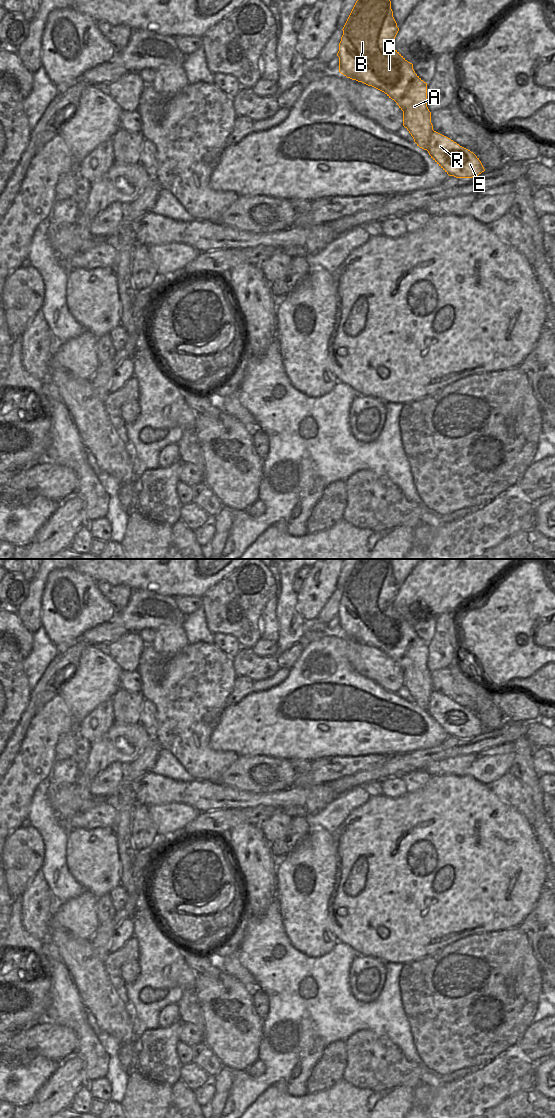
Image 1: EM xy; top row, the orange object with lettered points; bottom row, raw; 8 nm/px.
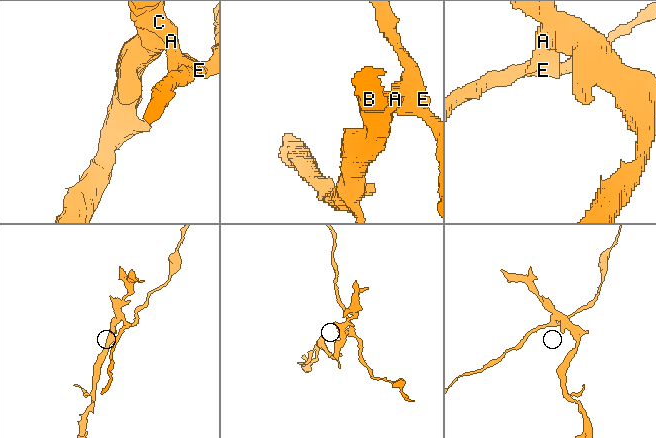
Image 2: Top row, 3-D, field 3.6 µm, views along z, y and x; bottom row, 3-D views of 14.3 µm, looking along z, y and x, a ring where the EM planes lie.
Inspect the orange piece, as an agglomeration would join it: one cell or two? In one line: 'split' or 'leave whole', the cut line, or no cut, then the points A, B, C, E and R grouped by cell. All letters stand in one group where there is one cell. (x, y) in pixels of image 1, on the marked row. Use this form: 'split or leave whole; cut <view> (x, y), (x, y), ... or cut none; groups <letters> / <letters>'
split; cut xy (433, 130), (426, 149); groups A B C / E R

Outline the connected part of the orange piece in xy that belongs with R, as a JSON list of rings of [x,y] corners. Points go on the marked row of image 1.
[[[434,130],[429,137],[427,151],[449,176],[472,178],[485,171],[473,152]]]

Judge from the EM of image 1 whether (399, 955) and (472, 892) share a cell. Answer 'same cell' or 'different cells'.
same cell

